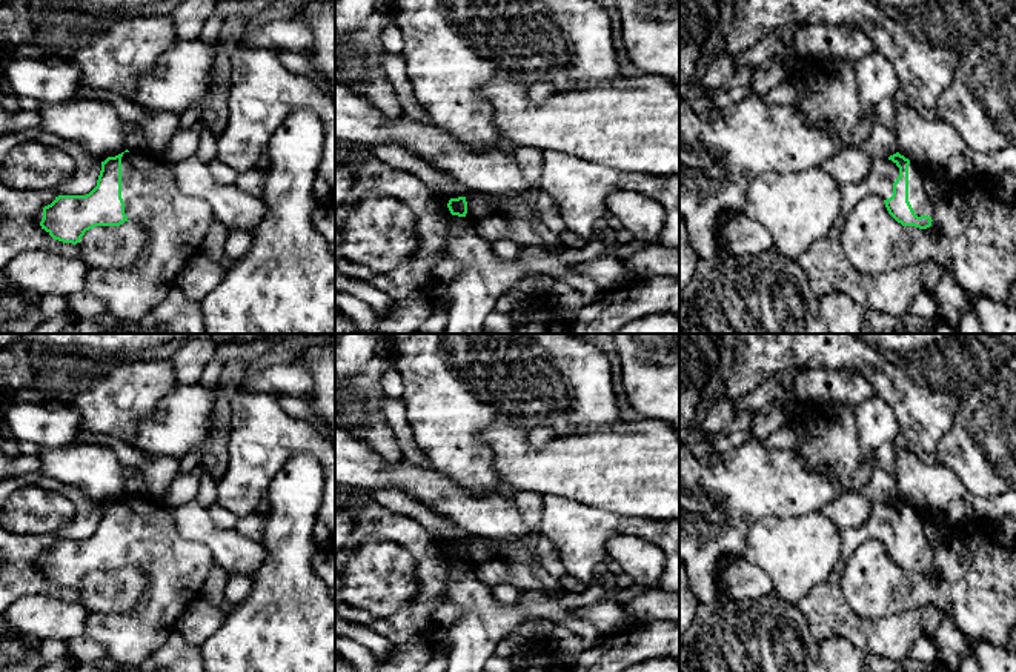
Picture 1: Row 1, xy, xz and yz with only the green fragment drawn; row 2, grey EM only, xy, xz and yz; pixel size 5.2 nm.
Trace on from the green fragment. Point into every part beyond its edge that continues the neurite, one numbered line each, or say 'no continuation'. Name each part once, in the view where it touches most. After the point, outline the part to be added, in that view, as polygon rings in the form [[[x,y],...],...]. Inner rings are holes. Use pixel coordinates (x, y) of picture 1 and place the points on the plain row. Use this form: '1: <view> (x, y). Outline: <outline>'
1: xy (177, 569). Outline: [[[125,497],[121,501],[121,543],[129,566],[148,575],[148,590],[129,612],[89,612],[85,635],[101,644],[114,661],[135,667],[152,657],[177,630],[177,623],[188,606],[201,597],[201,590],[214,567],[211,551],[197,541],[183,538],[166,506],[141,497]]]

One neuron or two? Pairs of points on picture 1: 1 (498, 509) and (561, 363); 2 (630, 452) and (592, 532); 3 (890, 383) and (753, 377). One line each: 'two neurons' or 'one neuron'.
1: two neurons
2: two neurons
3: one neuron

